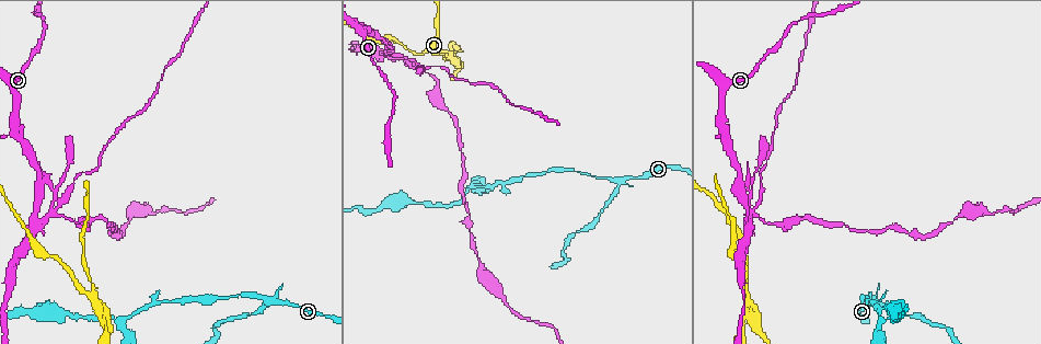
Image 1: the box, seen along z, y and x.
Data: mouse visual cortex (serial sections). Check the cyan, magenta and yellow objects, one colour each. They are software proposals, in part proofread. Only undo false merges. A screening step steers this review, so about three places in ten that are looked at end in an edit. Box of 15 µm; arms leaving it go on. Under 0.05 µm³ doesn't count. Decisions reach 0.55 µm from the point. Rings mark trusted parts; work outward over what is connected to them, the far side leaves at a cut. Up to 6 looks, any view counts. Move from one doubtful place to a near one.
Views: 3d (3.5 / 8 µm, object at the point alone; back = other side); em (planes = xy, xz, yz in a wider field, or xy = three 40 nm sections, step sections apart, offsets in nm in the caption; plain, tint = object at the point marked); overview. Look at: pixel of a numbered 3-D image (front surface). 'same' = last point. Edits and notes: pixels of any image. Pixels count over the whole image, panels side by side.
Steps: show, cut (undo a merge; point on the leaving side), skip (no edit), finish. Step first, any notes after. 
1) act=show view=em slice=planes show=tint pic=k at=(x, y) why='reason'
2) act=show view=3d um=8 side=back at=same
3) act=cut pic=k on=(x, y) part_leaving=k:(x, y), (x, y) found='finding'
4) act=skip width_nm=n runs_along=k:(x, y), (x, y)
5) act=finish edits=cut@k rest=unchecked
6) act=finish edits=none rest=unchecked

act=show view=3d um=3.5 pic=1 at=(36, 218) why='arms part here'

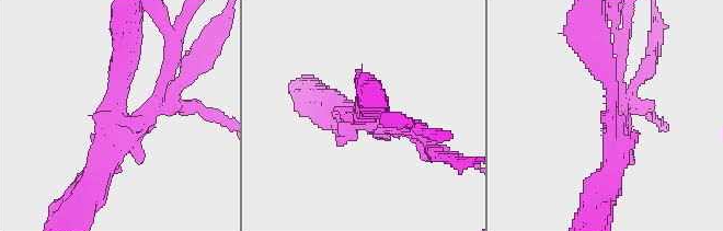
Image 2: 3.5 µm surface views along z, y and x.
act=show view=em slice=planes show=tint pic=2 at=(609, 119)

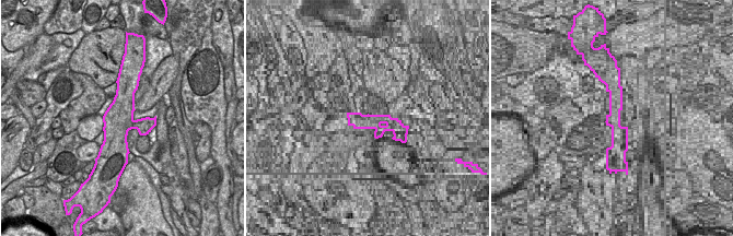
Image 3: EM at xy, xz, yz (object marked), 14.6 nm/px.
act=show view=em slice=xy step=2 show=tint at=same why='cut it another way'

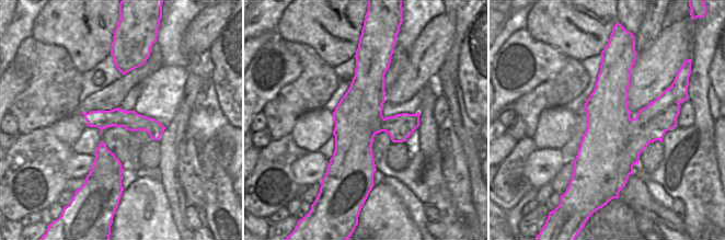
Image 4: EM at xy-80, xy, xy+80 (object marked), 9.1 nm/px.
act=cut pic=2 on=(162, 101) part_leaving=2:(121, 120), (138, 127), (158, 106), (211, 114) found='two cells meet here'

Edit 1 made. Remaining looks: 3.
act=show view=3d um=8 pic=1 at=(96, 295) why='side arm on a straight run'

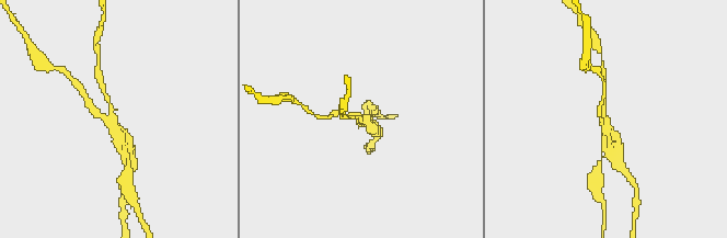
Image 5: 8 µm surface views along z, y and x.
act=show view=3d um=3.5 pic=5 at=(113, 118) why='closer look'

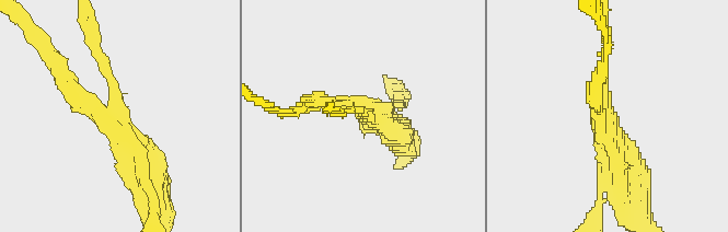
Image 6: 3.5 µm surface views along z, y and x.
act=show view=em slice=xy step=2 show=tint pic=6 at=(365, 110) arms=3 arm_widths_nm=150,200,350 why='now the EM'

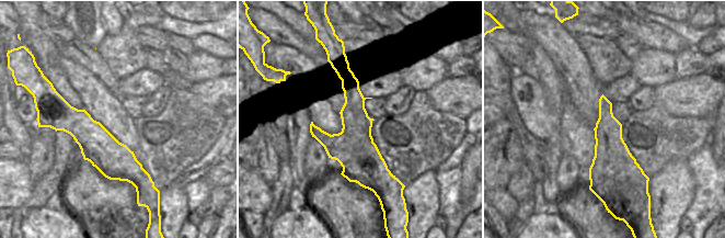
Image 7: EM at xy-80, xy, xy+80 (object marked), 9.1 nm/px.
act=cut pic=6 on=(66, 91) found='two cells meet here'

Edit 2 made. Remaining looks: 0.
act=finish edits=cut@2,cut@6 rest=unchecked

